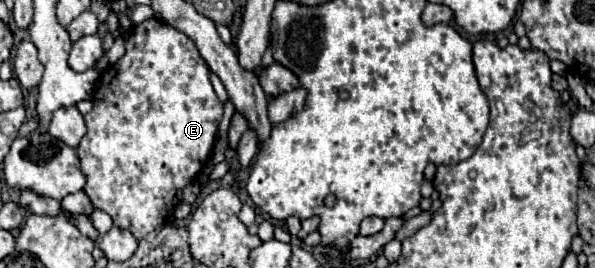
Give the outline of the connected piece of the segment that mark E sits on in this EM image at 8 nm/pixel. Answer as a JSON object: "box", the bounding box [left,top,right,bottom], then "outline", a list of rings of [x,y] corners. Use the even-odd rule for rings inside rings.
{"box":[77,16,223,238],"outline":[[[155,16],[145,20],[143,24],[135,26],[129,36],[125,38],[125,54],[121,60],[117,60],[111,68],[107,68],[103,74],[101,74],[101,84],[93,96],[93,110],[85,116],[85,124],[87,124],[87,132],[83,136],[83,140],[79,142],[77,146],[77,154],[81,156],[81,168],[87,176],[87,186],[85,186],[85,194],[93,200],[95,208],[107,212],[111,218],[113,218],[113,224],[117,228],[125,228],[125,230],[131,230],[133,236],[137,238],[143,238],[147,236],[149,232],[157,230],[159,226],[163,226],[167,222],[167,218],[173,214],[175,206],[181,202],[181,190],[191,184],[191,180],[205,168],[205,164],[209,162],[211,158],[211,150],[213,150],[213,144],[215,144],[215,134],[217,134],[217,126],[219,126],[219,120],[223,116],[223,104],[219,102],[215,90],[213,90],[213,84],[209,80],[209,66],[205,64],[205,60],[199,56],[199,50],[195,46],[195,42],[191,38],[187,38],[183,32],[175,30],[173,26],[169,24],[163,24],[159,22]]]}

